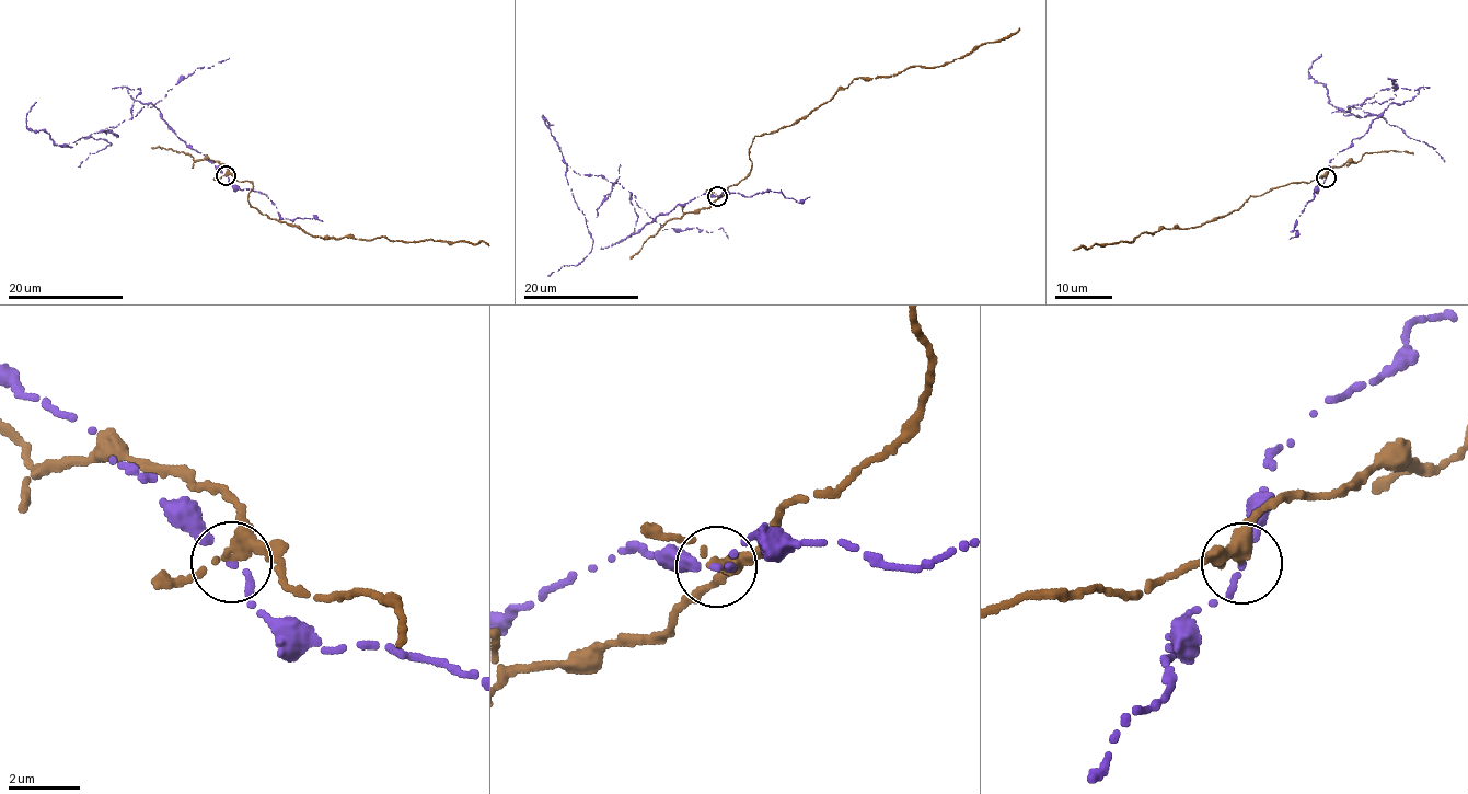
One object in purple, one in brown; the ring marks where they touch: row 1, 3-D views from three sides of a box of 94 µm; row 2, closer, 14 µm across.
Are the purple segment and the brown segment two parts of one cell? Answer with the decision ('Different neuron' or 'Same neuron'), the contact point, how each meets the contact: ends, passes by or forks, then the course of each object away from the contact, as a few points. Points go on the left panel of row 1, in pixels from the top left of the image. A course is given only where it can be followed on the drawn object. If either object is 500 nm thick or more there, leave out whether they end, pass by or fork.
Different neuron. Place: (226, 175). At the ring purple passes by. At the ring brown forks. Course of purple: (226, 176), (178, 139), (154, 104), (67, 144), (87, 136), (112, 144), (78, 167). Course of brown: (226, 174), (252, 184), (247, 199), (269, 218), (325, 239), (382, 237), (415, 243), (440, 240), (488, 245)

